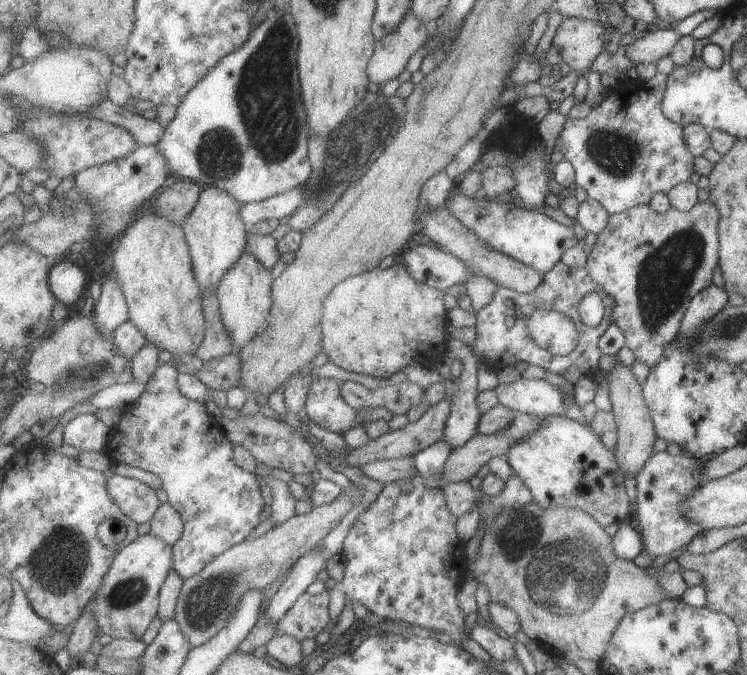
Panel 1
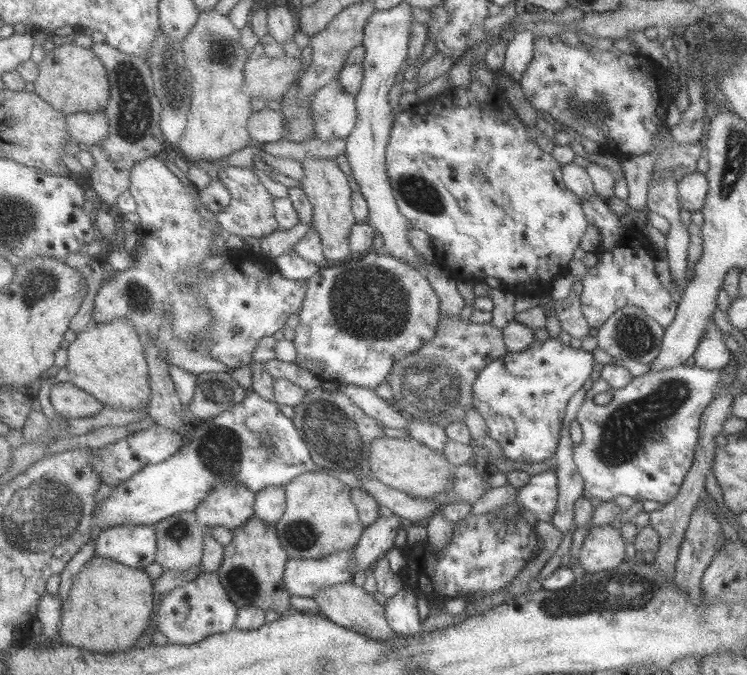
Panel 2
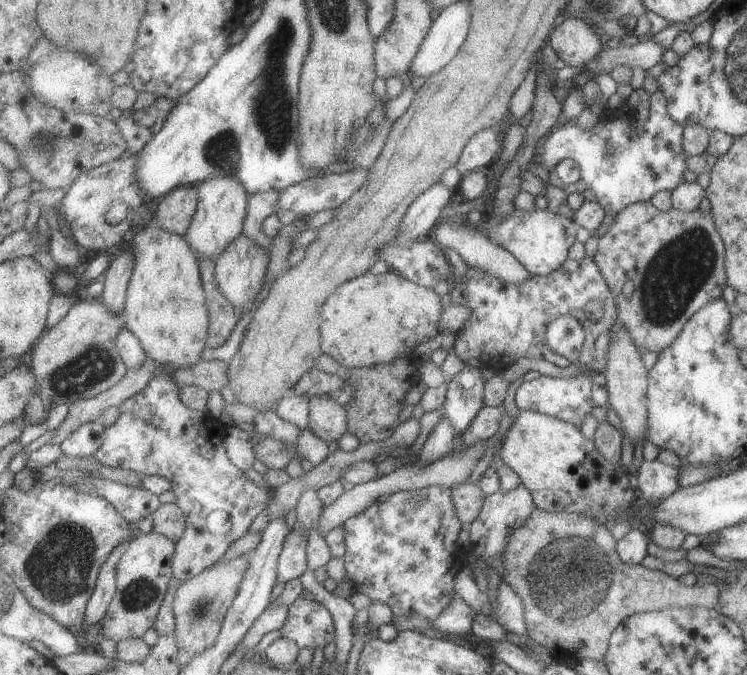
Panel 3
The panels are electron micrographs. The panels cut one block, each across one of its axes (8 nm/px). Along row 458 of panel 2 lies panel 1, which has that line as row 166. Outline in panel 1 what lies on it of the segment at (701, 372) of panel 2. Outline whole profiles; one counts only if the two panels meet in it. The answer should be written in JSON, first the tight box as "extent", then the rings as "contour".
{"extent":[554,72,694,215],"contour":[[[657,72],[647,82],[620,79],[613,89],[606,90],[606,100],[590,109],[584,119],[567,118],[556,139],[554,150],[561,151],[574,164],[577,185],[585,189],[590,199],[600,201],[609,215],[647,205],[652,194],[666,193],[676,184],[687,181],[694,172],[694,156],[683,140],[682,126],[669,120],[661,110],[666,80],[667,75]]]}

